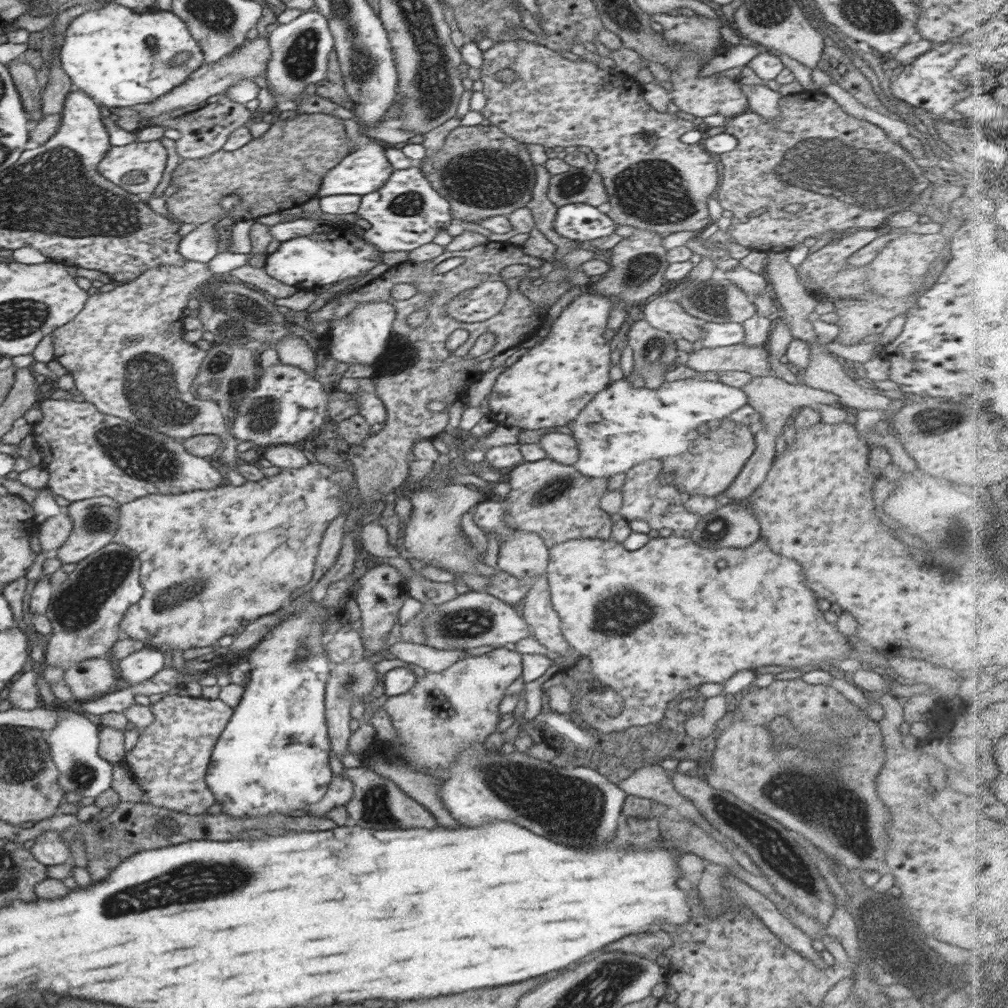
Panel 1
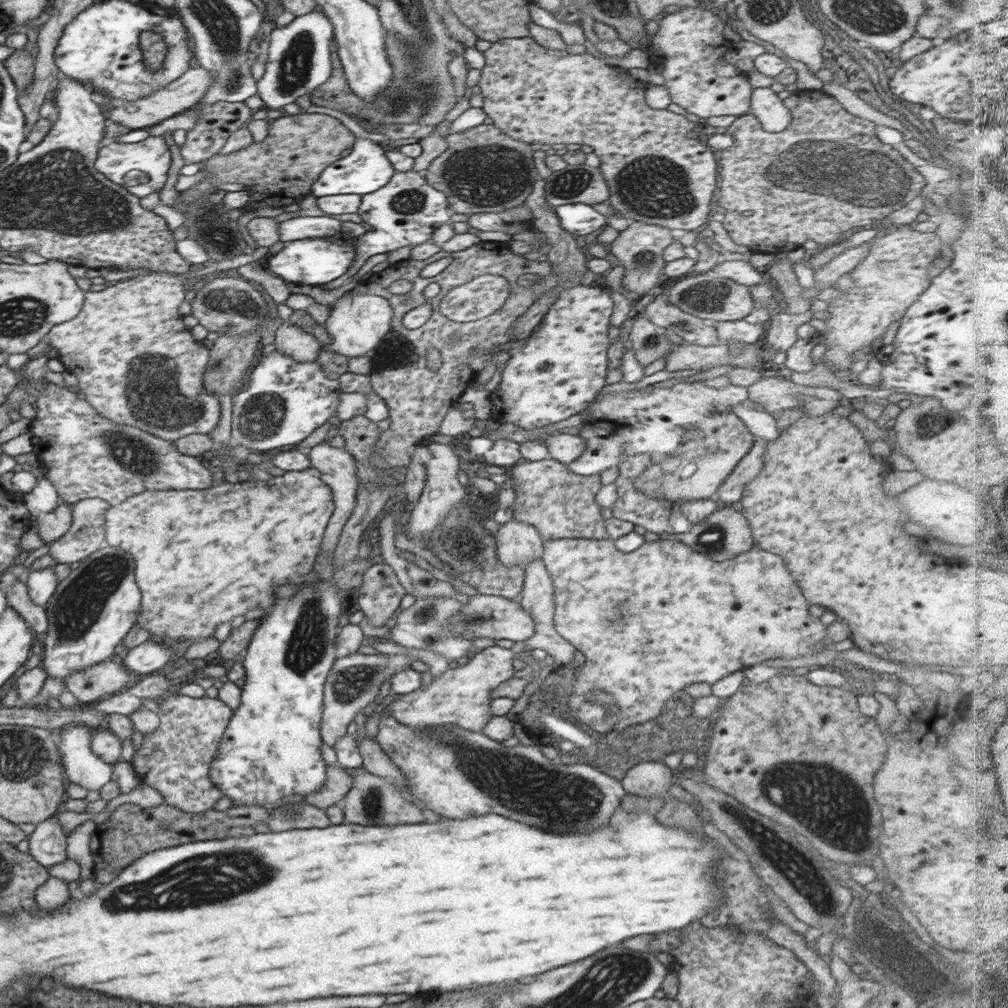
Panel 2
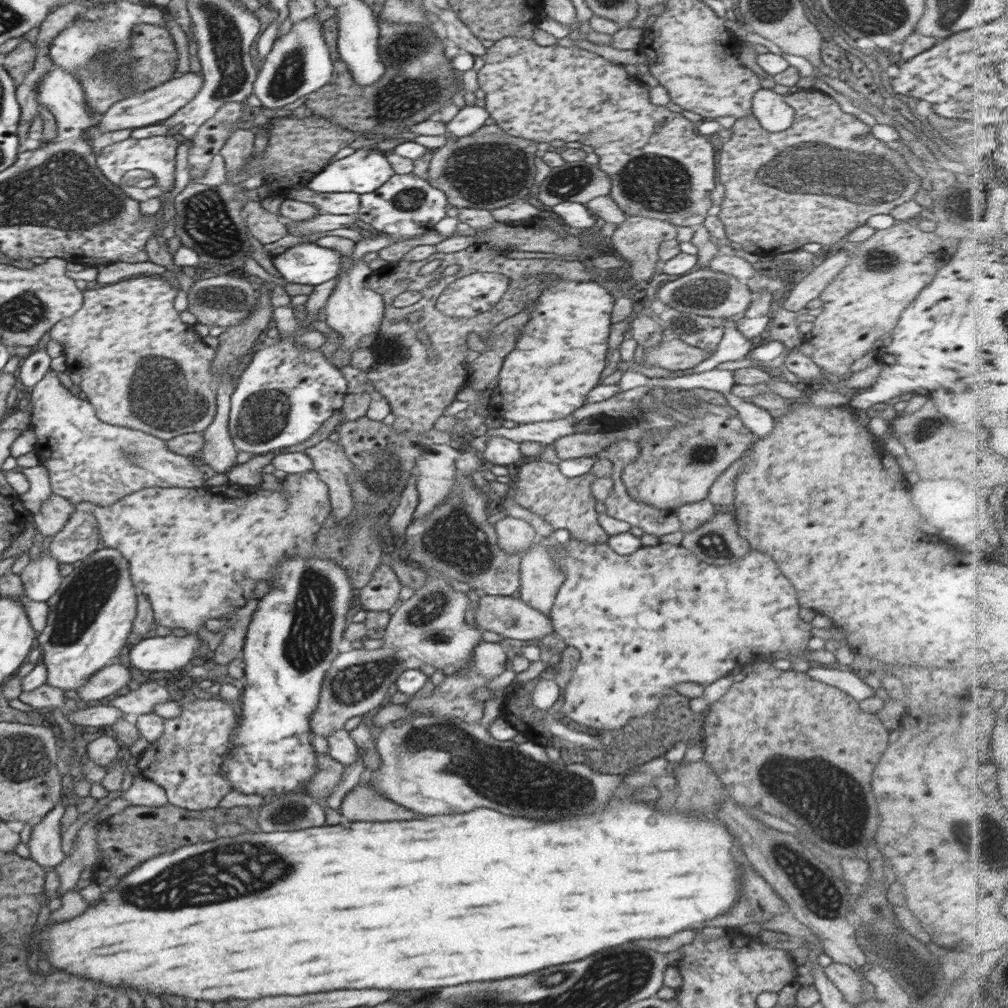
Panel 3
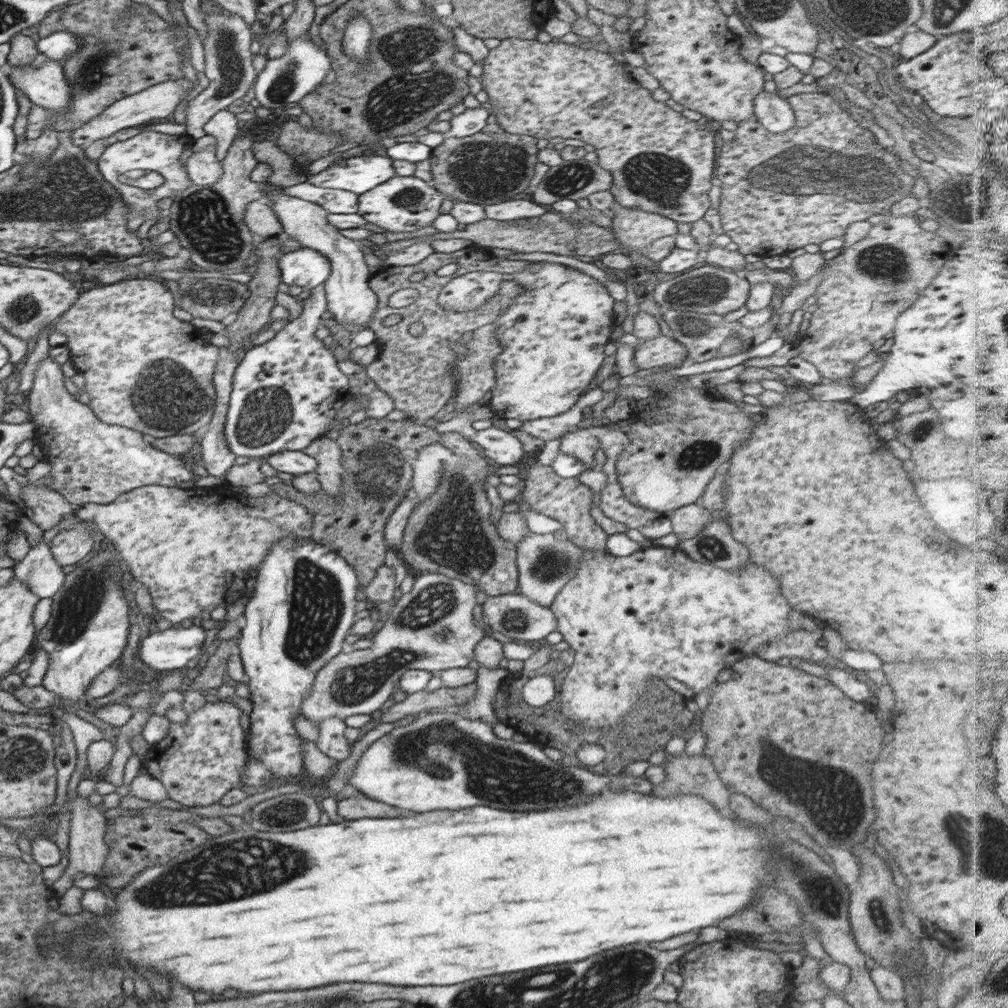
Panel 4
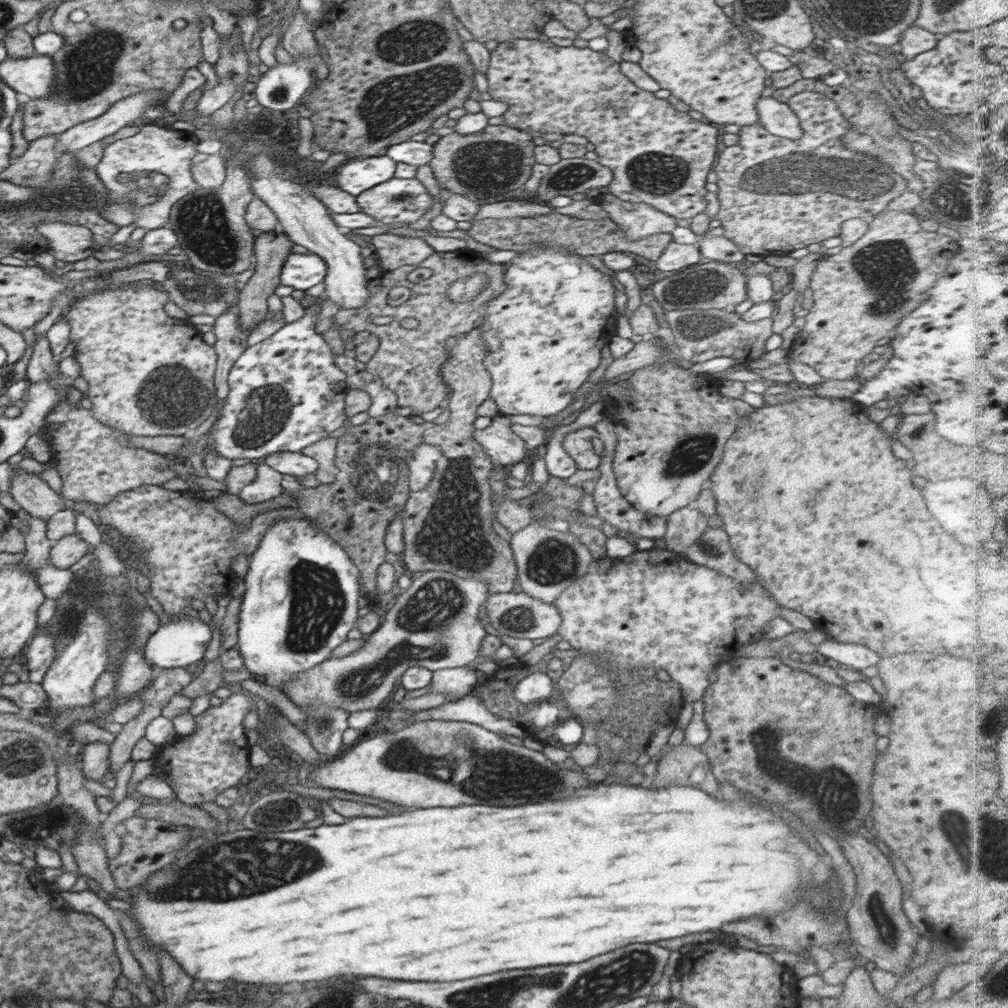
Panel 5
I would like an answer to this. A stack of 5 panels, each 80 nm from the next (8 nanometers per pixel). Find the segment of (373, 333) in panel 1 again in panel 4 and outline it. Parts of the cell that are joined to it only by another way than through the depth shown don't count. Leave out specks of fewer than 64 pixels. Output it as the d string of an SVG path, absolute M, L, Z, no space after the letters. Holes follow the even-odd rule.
M267 181L263 186L264 189L267 190L265 199L274 200L272 208L278 215L279 221L282 223L283 232L290 236L295 242L302 244L302 247L312 248L312 250L324 254L324 256L330 260L332 272L330 272L330 277L324 282L324 292L326 292L327 311L332 313L334 321L351 331L353 335L359 331L365 330L366 325L372 321L372 317L374 317L374 313L376 313L376 309L378 309L378 296L376 296L369 286L371 274L369 273L369 267L366 265L364 253L361 250L362 243L352 241L350 238L346 239L342 236L338 232L338 228L327 222L329 212L324 210L319 204L290 196L285 193L284 187L272 185L267 183Z

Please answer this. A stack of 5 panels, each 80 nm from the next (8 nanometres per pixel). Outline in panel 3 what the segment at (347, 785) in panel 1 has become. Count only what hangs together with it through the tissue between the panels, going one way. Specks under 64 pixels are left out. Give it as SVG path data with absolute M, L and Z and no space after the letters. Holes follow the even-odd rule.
M316 753L316 760L318 760L318 772L308 781L306 790L303 792L319 804L323 804L338 786L338 781L342 779L345 765L330 756L318 753Z

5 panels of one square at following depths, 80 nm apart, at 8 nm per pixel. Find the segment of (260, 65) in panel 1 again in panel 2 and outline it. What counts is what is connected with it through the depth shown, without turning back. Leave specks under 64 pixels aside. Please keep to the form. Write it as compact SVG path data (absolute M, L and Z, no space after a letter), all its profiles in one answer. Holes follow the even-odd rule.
M202 67L190 68L182 73L180 78L173 80L164 88L154 91L150 96L142 97L138 100L127 100L117 102L106 111L107 123L118 123L129 126L131 129L151 127L161 123L184 110L198 104L201 98L207 94L209 88L215 80L215 72Z

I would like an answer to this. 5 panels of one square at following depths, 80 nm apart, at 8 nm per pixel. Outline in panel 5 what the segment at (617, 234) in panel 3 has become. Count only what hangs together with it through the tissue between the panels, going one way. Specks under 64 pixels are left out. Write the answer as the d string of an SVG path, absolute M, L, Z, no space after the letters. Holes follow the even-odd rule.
M604 193L594 199L609 214L609 218L626 232L630 241L636 241L659 234L672 233L676 218L663 213L643 202L628 202Z

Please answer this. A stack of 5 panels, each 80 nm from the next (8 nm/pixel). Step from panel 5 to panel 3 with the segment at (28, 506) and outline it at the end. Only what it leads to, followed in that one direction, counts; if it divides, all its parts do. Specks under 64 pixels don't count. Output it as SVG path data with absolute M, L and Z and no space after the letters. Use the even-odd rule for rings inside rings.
M51 494L51 497L43 502L41 511L32 515L32 521L44 538L53 537L64 529L74 509L75 505L67 498Z

